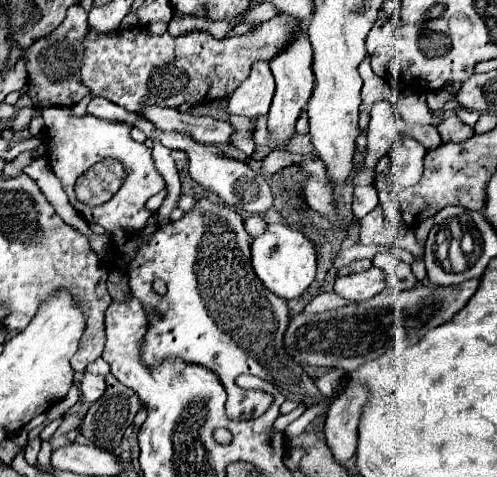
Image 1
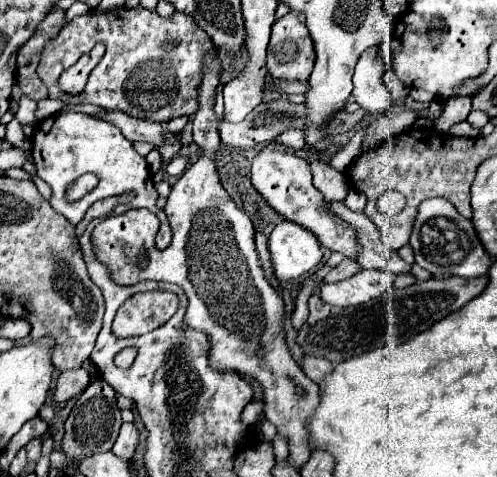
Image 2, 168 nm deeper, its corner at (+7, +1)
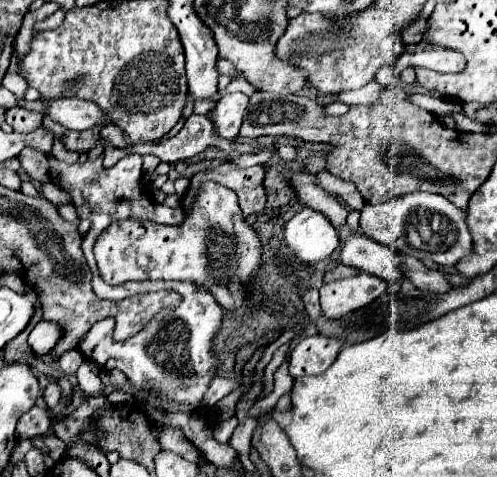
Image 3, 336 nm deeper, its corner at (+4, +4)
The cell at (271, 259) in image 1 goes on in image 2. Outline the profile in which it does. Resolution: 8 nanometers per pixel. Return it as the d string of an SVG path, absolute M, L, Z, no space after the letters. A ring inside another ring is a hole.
M292 221L274 227L268 237L268 253L272 273L280 283L300 279L322 261L322 247L316 237Z

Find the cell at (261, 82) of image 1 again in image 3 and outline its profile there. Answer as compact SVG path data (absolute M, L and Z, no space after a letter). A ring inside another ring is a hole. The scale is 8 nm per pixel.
M225 94L217 106L215 106L215 132L219 138L225 140L235 140L241 128L241 120L243 120L243 112L249 104L249 96L245 94Z

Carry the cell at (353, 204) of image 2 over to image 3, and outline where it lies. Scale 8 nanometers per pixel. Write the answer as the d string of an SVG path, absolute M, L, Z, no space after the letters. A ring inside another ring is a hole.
M409 192L383 204L365 204L359 228L367 238L379 244L419 260L433 260L439 266L451 268L471 252L471 234L465 224L465 212L455 208L445 196L433 192Z

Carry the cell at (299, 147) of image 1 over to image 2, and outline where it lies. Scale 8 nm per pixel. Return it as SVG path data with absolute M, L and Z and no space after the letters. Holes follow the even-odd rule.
M306 147L306 161L310 163L312 175L314 175L314 187L322 191L326 201L342 201L348 193L348 185L344 181L344 175L330 165L324 165L316 155L320 153L316 147Z

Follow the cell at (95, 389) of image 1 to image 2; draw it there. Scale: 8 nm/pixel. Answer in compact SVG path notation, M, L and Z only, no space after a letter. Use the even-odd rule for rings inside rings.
M82 367L60 373L56 383L56 403L64 403L78 397L82 391L86 391L88 385L90 385L90 373Z

